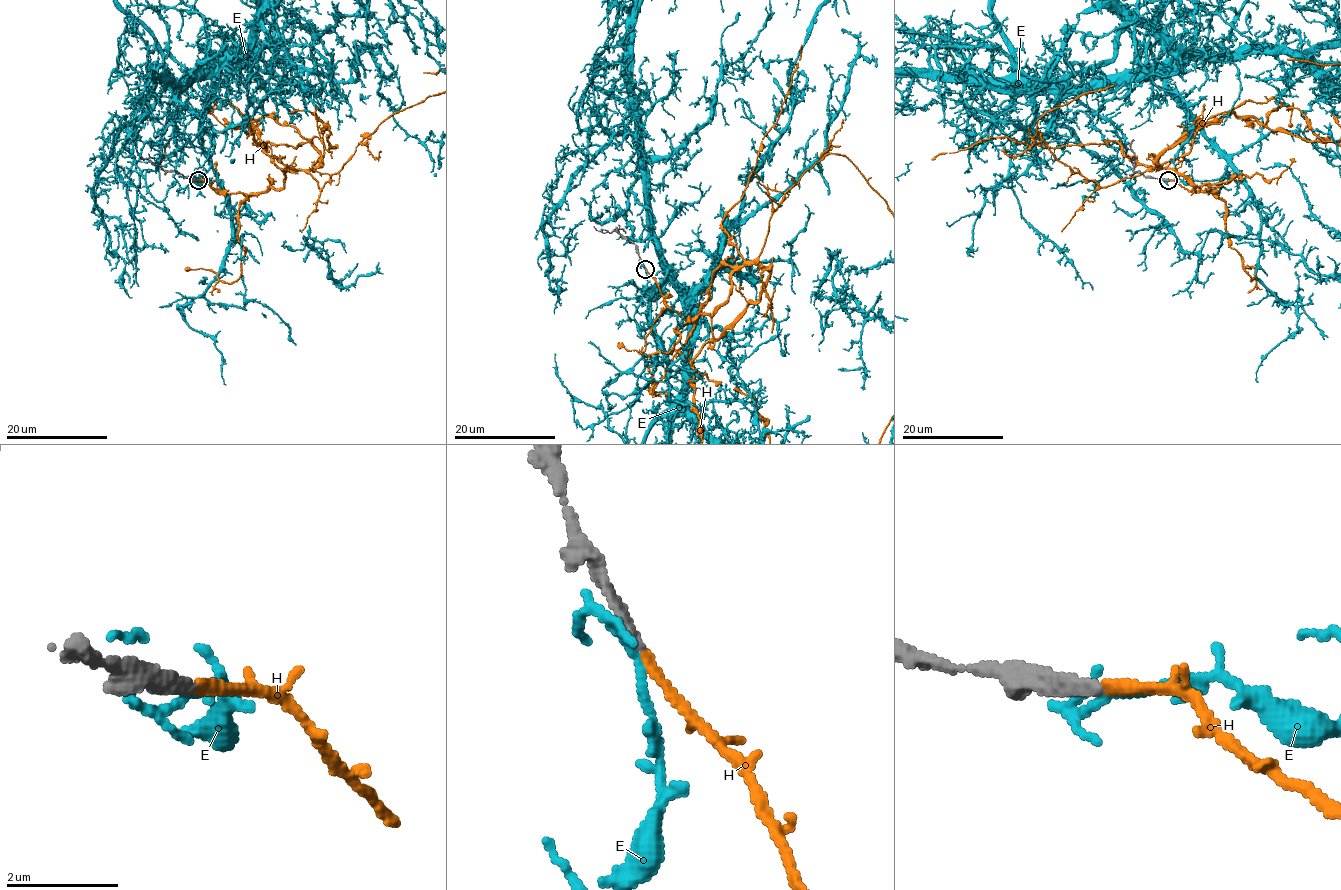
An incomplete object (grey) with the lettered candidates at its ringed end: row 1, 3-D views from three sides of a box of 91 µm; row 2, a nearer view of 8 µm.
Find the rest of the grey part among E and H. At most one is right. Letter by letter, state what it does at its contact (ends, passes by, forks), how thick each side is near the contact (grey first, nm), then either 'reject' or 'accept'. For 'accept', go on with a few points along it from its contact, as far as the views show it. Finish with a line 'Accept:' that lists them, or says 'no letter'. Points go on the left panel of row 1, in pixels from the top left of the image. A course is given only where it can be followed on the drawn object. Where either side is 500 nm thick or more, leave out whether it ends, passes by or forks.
E: it forks; calibres 200 and 110 nm; reject
H: it ends; calibres 190 and 160 nm; accept
Accept: H

